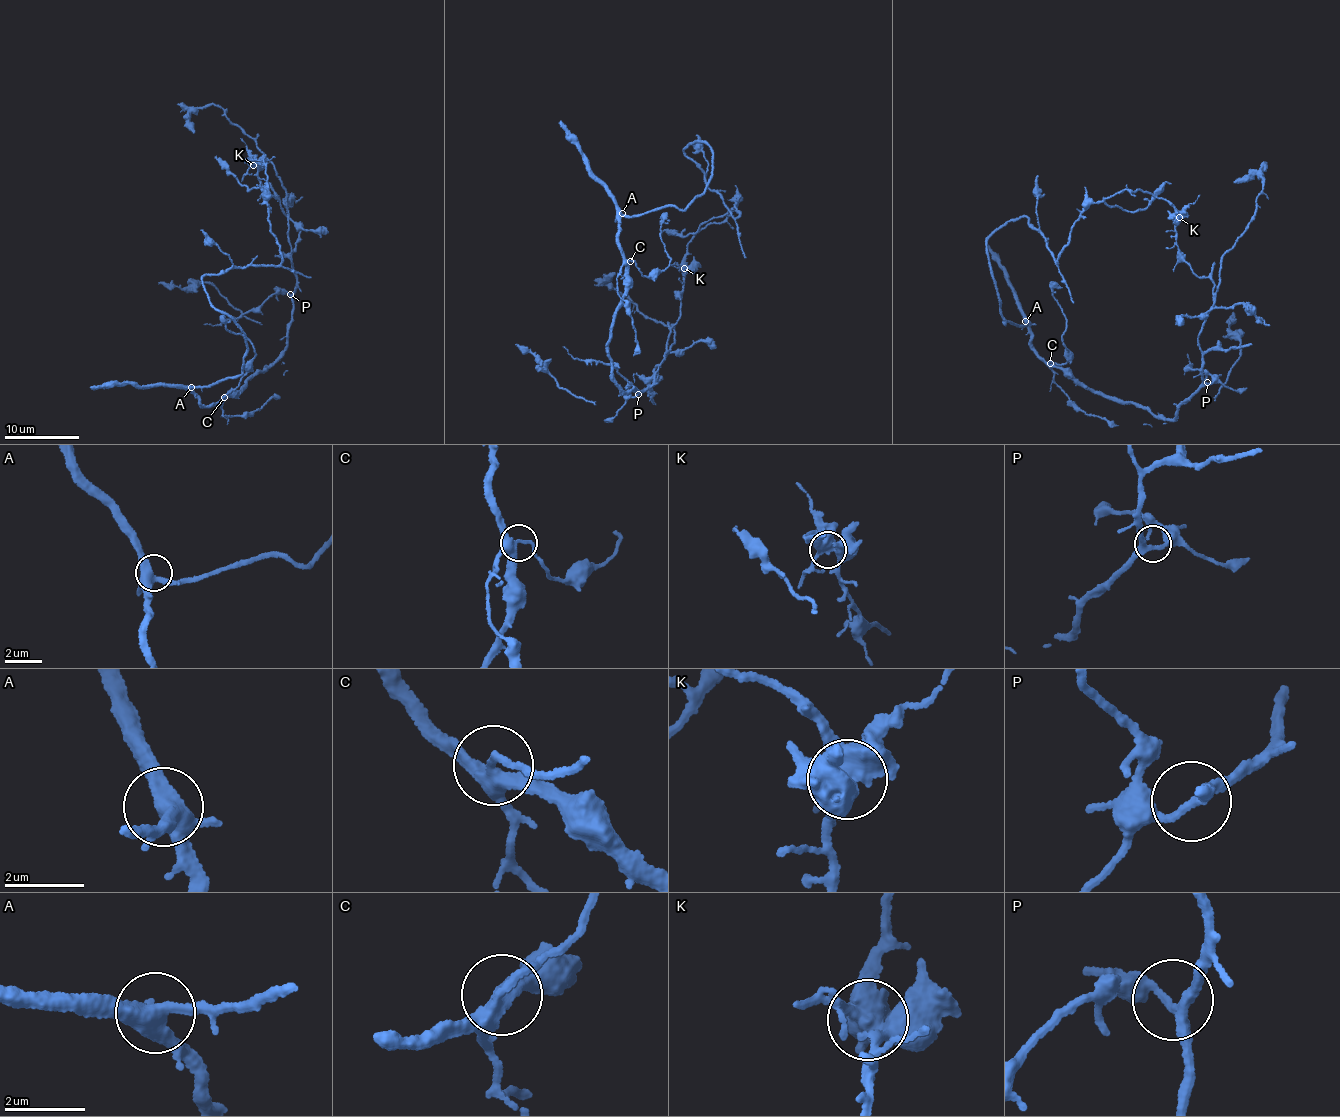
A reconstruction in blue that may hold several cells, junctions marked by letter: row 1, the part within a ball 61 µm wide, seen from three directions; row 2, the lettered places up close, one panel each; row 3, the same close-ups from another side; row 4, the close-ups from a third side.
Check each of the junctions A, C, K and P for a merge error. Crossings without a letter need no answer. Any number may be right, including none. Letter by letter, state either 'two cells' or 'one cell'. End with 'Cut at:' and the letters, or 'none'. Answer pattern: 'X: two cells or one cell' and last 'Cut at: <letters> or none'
A: one cell
C: one cell
K: two cells
P: one cell
Cut at: K

